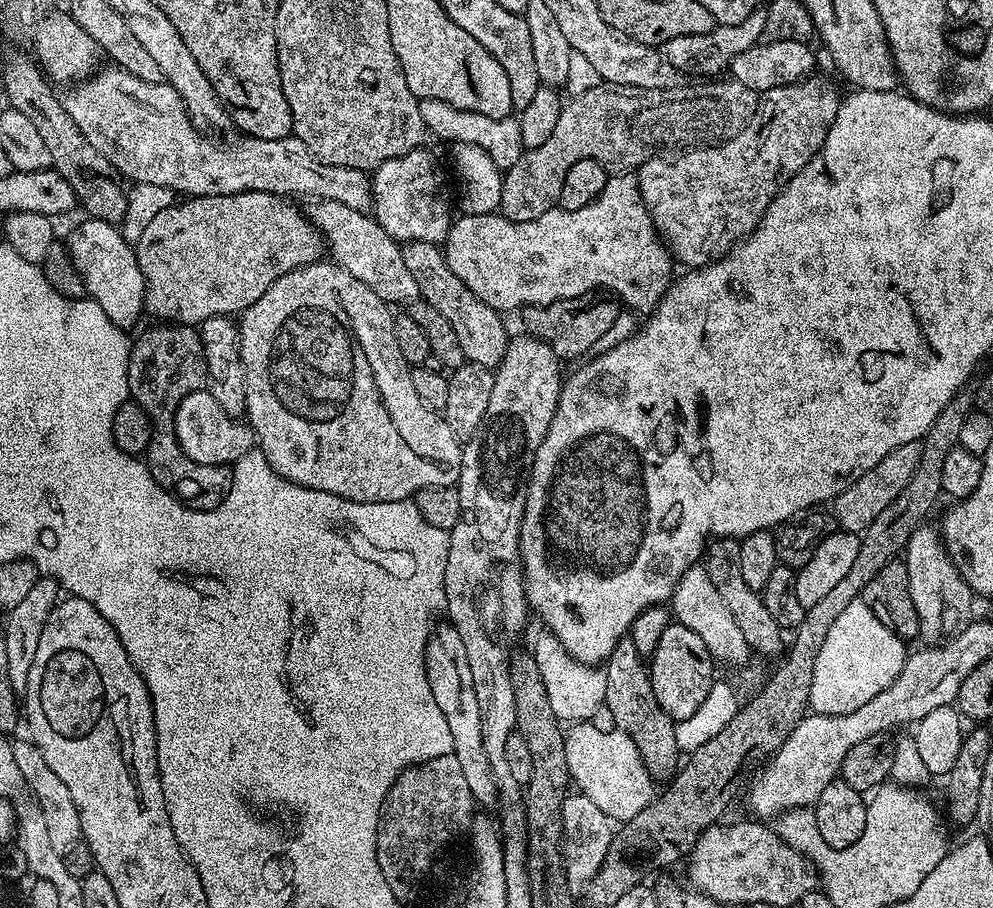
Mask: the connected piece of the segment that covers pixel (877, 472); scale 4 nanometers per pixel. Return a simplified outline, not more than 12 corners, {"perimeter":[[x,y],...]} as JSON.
{"perimeter":[[919,443],[898,446],[832,497],[845,532],[864,533],[902,494]]}

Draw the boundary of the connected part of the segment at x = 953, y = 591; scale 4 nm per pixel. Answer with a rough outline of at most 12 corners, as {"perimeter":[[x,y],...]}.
{"perimeter":[[939,527],[910,534],[902,559],[919,639],[936,646],[973,619],[974,593]]}

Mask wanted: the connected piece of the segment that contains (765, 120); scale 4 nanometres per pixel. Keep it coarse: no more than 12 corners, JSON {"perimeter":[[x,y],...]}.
{"perimeter":[[842,92],[763,93],[725,144],[652,156],[640,193],[689,269],[750,235]]}

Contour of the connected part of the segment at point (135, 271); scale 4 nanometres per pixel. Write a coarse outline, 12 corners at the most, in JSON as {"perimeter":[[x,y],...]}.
{"perimeter":[[84,218],[66,251],[87,295],[121,330],[144,279],[121,229]]}

